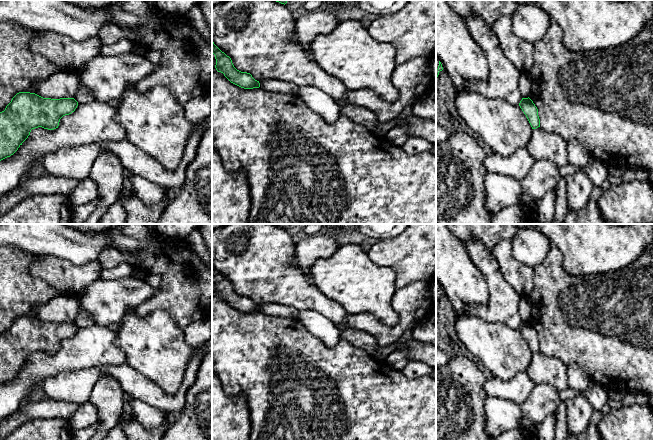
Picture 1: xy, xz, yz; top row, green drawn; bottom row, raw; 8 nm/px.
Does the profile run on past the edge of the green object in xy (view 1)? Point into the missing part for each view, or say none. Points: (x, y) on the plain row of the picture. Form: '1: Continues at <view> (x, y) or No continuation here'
1: No continuation here

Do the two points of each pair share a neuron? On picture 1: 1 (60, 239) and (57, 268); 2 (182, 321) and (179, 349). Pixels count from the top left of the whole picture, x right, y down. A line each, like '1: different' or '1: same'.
1: different
2: different

